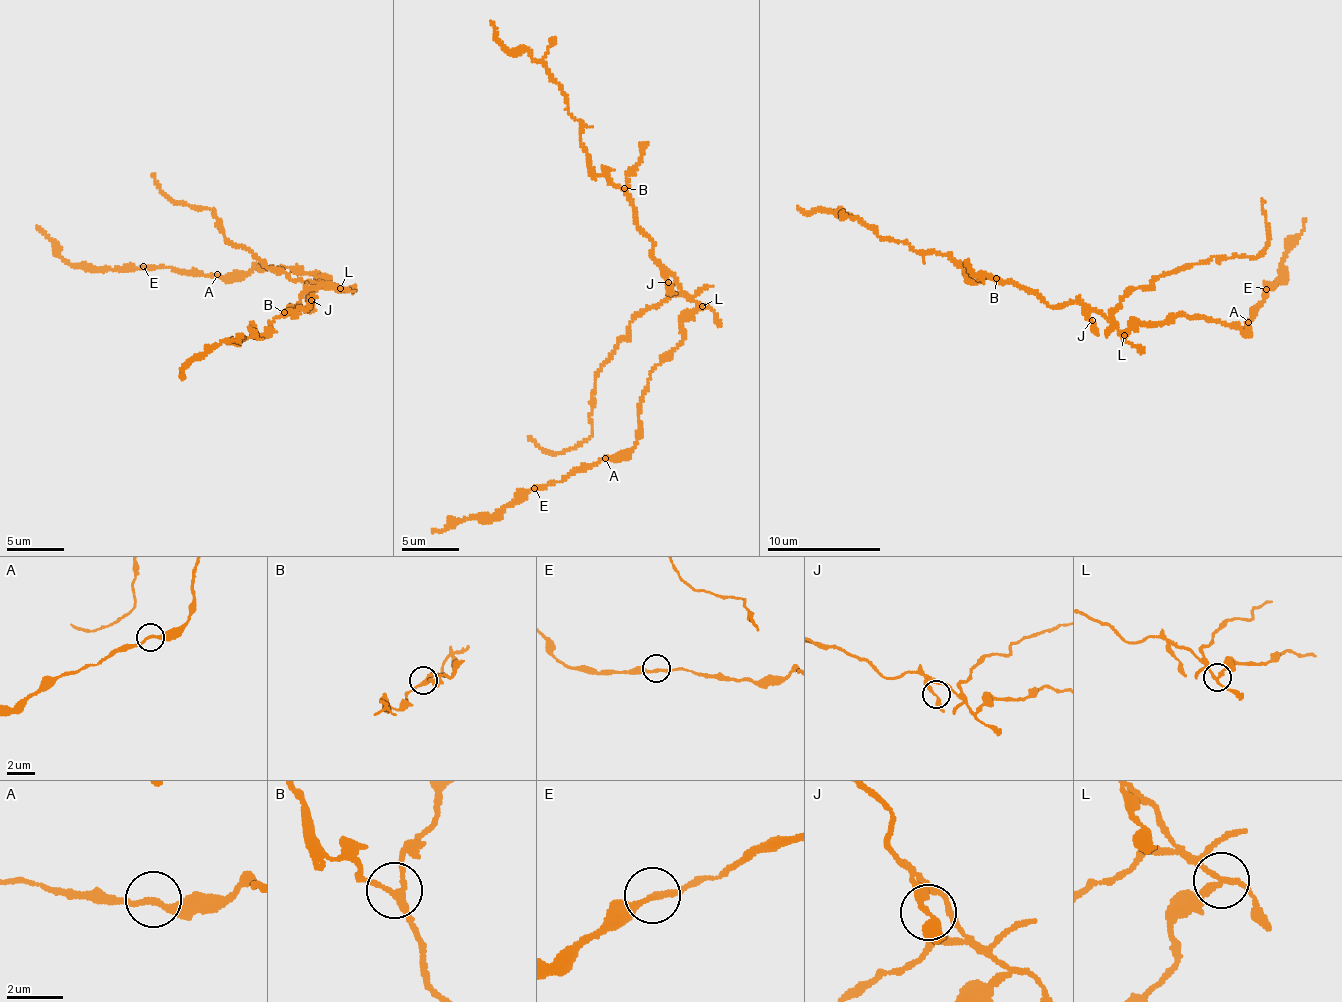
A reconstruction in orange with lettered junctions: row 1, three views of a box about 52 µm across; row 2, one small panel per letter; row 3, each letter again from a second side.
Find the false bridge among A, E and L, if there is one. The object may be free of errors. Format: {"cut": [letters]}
{"cut": ["L"]}

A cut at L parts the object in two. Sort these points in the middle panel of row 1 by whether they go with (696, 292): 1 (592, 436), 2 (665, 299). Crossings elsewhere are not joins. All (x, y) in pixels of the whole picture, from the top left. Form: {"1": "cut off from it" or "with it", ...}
{"1": "with it", "2": "with it"}

